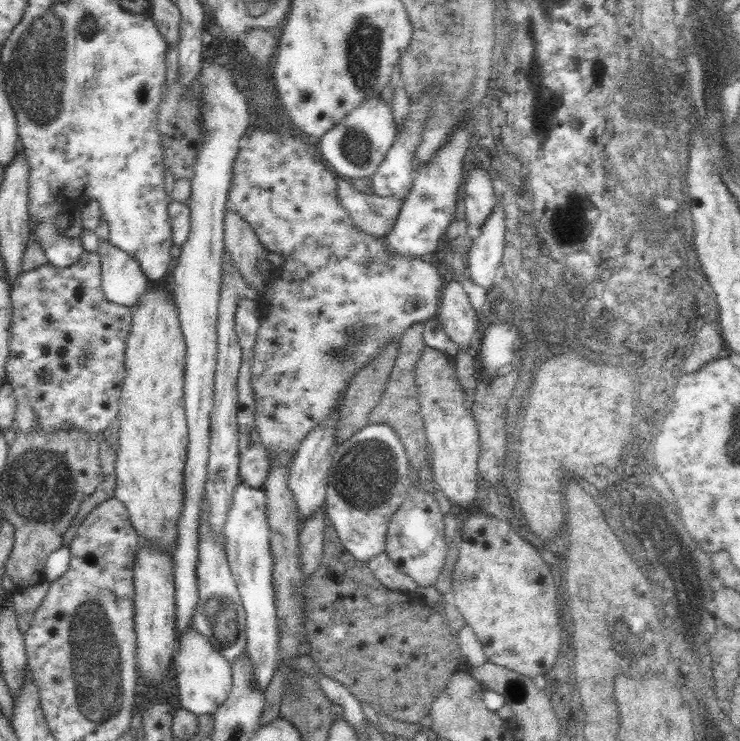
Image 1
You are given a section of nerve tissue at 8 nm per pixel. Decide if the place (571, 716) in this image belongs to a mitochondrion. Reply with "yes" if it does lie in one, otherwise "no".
no

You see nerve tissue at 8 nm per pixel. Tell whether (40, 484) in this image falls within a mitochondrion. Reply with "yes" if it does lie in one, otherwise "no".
yes

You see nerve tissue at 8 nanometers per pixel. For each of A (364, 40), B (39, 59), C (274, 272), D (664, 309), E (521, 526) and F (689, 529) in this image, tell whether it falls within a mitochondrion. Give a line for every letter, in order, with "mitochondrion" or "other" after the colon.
A: mitochondrion
B: mitochondrion
C: other
D: other
E: other
F: other

